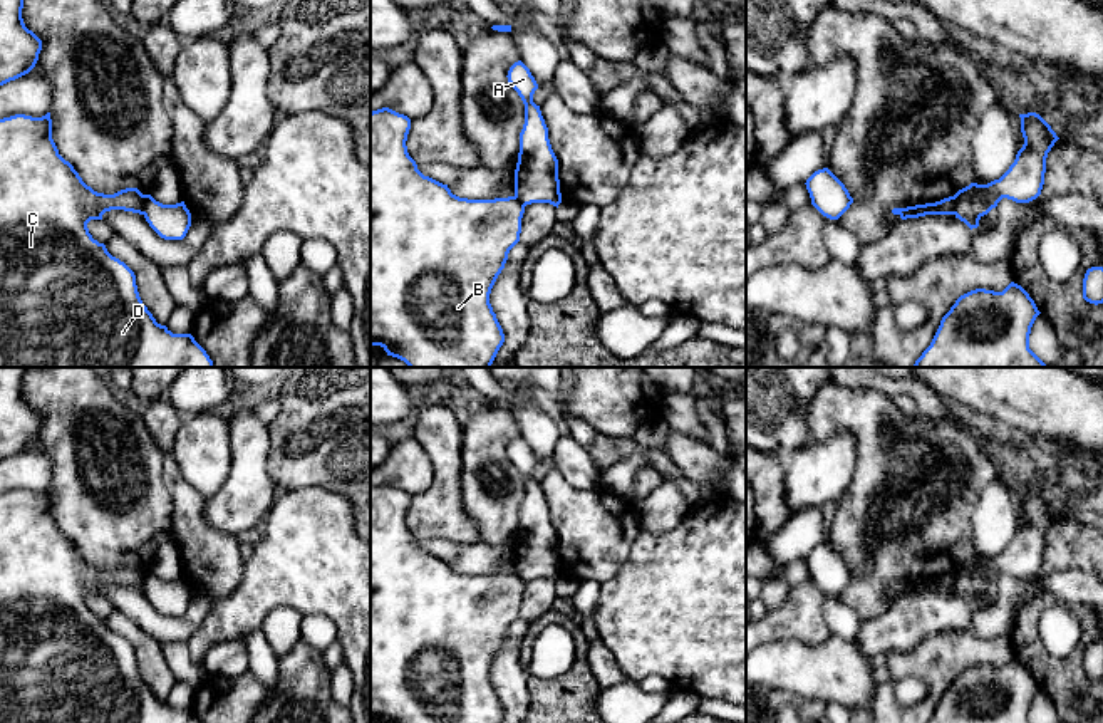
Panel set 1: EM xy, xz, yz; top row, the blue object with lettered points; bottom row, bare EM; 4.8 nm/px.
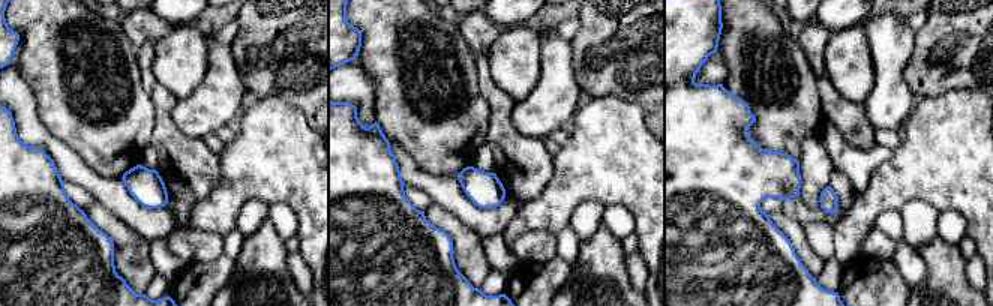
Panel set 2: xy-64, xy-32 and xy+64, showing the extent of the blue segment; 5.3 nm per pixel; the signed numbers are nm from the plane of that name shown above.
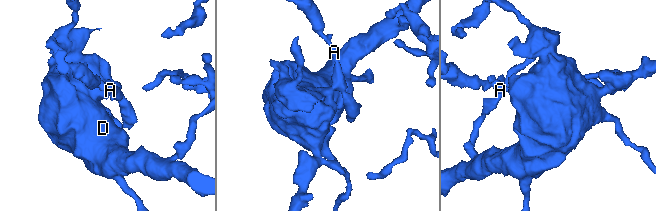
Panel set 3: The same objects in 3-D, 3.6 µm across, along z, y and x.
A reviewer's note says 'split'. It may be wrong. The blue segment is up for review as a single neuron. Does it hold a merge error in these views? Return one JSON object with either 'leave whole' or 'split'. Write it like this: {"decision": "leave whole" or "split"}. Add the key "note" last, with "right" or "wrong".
{"decision": "split", "note": "right"}

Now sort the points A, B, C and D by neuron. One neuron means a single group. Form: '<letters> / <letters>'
A / B C D

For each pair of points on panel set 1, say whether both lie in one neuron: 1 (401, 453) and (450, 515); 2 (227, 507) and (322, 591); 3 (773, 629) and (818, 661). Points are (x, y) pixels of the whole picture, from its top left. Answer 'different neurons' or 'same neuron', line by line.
1: different neurons
2: different neurons
3: different neurons

